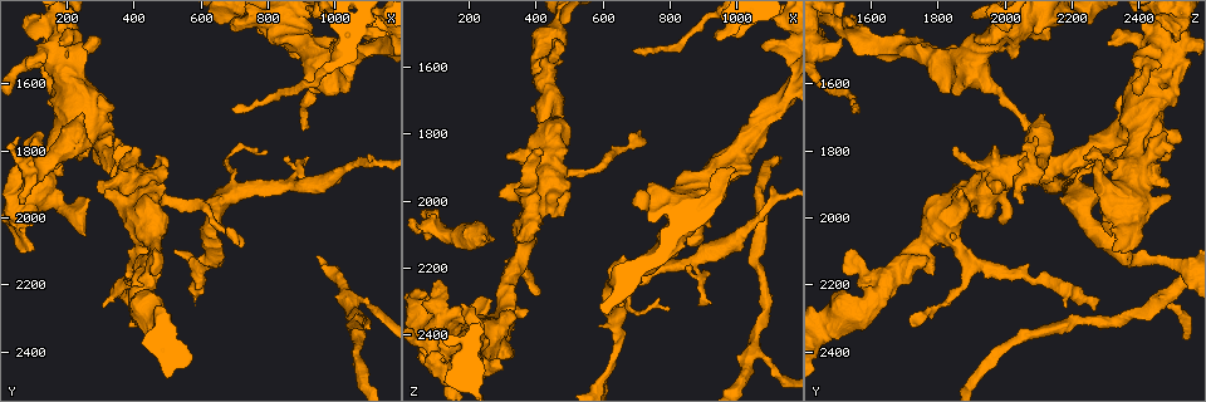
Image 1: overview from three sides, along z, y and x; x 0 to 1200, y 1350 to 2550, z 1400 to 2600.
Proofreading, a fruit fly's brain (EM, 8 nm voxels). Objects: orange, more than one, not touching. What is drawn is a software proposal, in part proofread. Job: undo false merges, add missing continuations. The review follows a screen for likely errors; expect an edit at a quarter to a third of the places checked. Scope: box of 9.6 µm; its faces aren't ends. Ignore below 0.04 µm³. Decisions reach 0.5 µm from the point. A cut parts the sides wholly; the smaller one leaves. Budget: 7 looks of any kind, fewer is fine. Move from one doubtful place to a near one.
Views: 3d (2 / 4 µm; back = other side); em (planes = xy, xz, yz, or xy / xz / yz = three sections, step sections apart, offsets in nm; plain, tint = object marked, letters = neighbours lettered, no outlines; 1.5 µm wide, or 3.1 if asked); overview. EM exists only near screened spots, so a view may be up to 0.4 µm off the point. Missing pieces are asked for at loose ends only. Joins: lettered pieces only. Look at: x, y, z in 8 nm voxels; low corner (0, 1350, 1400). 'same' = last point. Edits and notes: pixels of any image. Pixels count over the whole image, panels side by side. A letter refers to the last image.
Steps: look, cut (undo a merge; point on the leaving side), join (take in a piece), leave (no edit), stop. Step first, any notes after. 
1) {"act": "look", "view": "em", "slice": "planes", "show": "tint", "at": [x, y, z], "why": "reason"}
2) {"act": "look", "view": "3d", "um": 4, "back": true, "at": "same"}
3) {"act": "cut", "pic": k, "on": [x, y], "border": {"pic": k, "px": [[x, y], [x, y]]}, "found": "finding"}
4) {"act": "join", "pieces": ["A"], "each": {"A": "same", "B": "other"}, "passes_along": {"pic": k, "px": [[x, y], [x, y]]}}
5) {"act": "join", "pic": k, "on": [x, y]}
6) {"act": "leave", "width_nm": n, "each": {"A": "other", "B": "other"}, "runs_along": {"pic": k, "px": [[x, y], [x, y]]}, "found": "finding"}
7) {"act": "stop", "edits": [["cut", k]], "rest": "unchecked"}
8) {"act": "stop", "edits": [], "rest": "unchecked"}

{"act": "look", "view": "em", "slice": "xz", "step": 4, "show": "letters", "at": [180, 1490, 2310], "why": "branch stops here"}

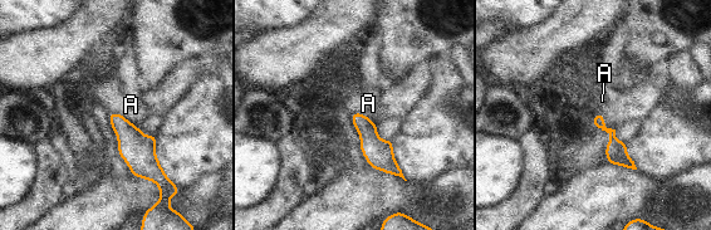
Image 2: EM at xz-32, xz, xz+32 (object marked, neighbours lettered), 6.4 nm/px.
{"act": "look", "view": "em", "slice": "yz", "step": 4, "show": "letters", "at": "same"}

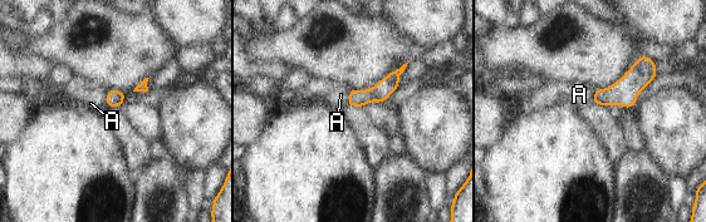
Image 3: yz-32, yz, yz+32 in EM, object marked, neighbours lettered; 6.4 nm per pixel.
{"act": "leave", "each": {"A": "other"}, "found": "none of them fits"}

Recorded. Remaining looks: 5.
{"act": "look", "view": "em", "slice": "planes", "show": "letters", "at": [250, 1680, 2110], "why": "stops while still wide"}

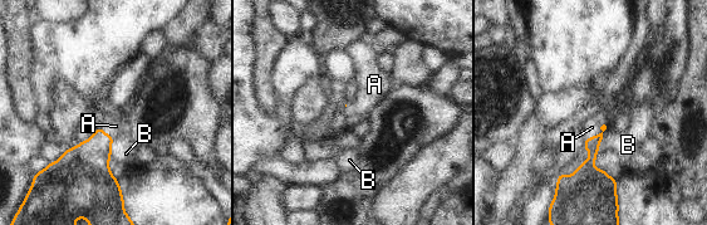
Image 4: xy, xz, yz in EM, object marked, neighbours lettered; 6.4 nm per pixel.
{"act": "join", "pieces": ["A"], "longest_contact_nm": ["B", 180], "each": {"A": "same", "B": "other"}, "passes_along": {"pic": 4, "px": [[585, 171], [597, 135], [592, 127]]}, "found": "it goes on there"}

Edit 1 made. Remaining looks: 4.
{"act": "look", "view": "em", "slice": "planes", "show": "tint", "at": [90, 1810, 2250]}

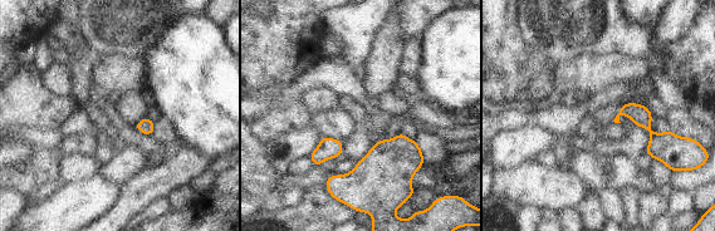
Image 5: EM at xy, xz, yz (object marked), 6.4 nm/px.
{"act": "look", "view": "em", "slice": "planes", "show": "letters", "at": "same", "why": "what lies round it"}

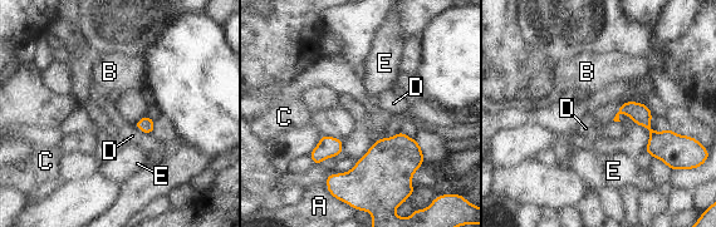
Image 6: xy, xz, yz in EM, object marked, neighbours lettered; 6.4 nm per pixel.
{"act": "leave", "each": {"A": "other", "B": "other", "C": "other", "D": "other", "E": "other"}, "runs_along": {"pic": 6, "px": [[627, 104], [646, 123], [663, 154]]}, "found": "no lettered piece goes on from it"}

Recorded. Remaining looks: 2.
{"act": "stop", "edits": [["join", 4]], "rest": "unchecked"}

